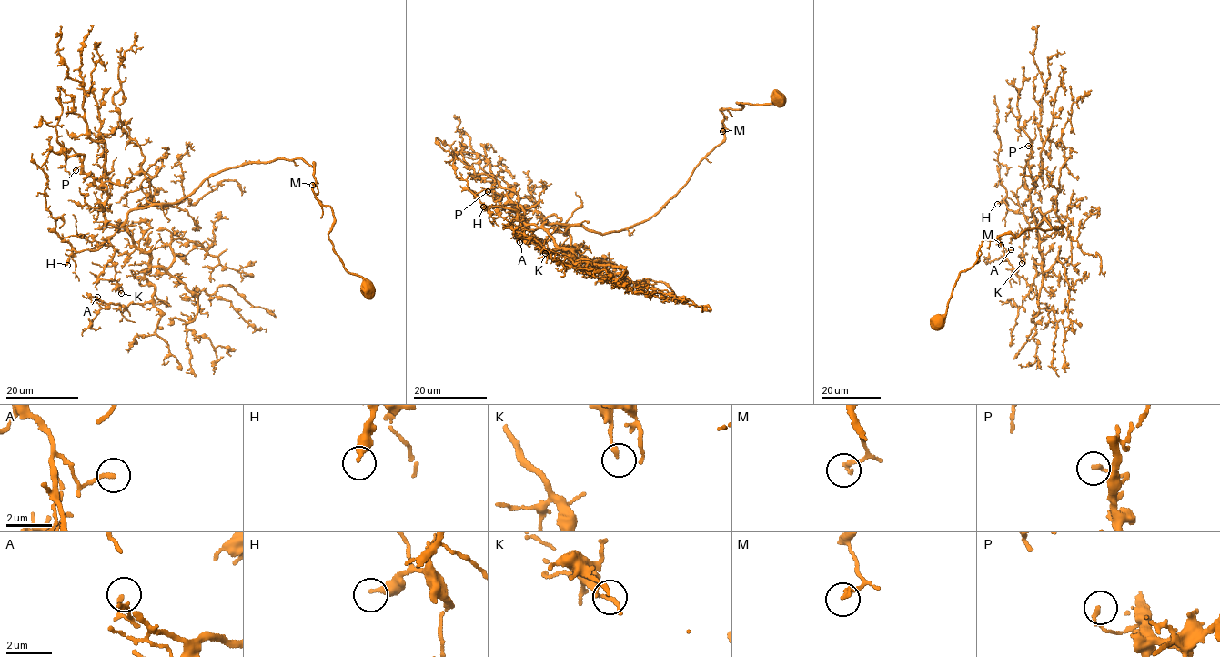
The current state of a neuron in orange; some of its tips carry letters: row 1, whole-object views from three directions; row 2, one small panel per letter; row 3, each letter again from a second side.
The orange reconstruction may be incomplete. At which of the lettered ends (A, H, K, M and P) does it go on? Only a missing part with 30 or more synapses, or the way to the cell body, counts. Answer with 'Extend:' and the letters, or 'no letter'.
Extend: no letter

